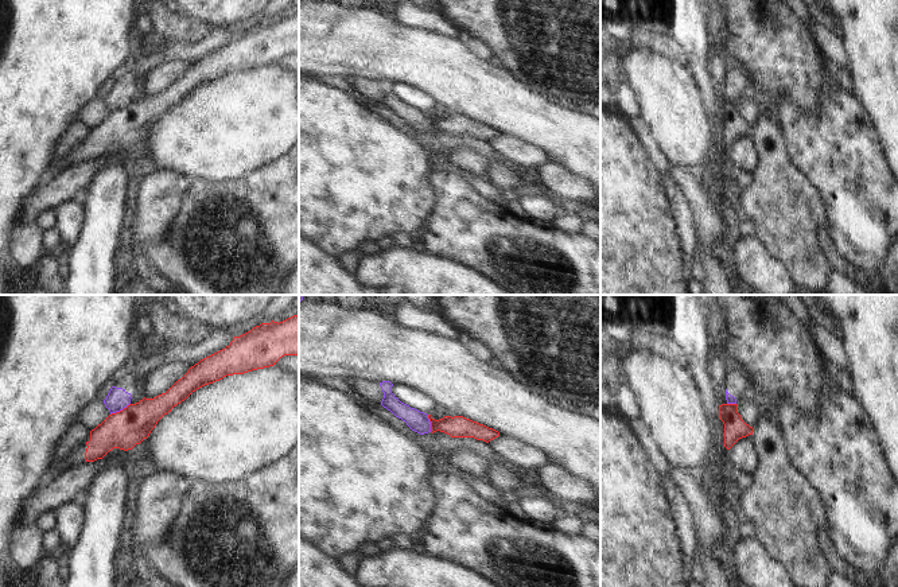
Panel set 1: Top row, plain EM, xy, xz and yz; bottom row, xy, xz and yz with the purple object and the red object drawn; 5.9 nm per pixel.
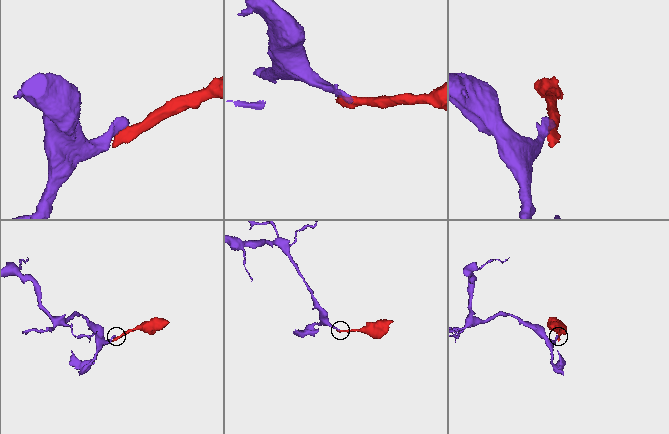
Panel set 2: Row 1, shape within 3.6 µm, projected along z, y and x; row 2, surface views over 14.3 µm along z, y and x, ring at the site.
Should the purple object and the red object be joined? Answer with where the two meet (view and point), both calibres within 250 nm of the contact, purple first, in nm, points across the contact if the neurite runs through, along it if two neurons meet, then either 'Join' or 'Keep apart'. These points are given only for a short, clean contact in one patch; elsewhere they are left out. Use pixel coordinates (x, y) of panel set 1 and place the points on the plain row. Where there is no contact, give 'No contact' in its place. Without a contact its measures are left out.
Touches purple at xy (120, 108). Thickness 140 nm (purple) against 220 nm. Boundary: xy (129, 101), (111, 113). Keep apart

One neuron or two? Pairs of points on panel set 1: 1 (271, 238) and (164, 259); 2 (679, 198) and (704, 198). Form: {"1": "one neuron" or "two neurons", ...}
{"1": "one neuron", "2": "two neurons"}

